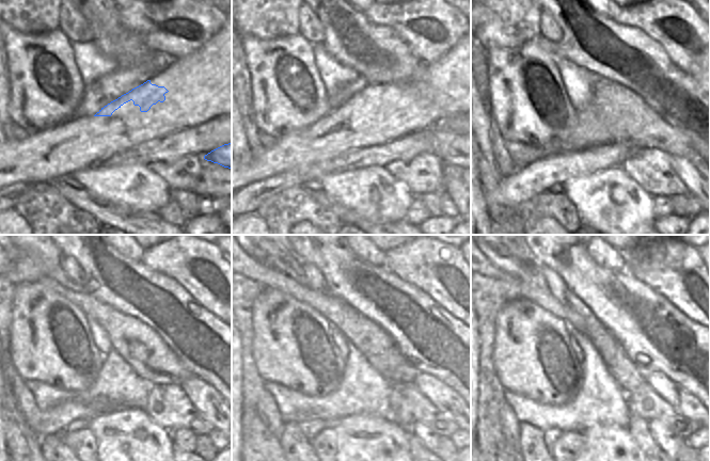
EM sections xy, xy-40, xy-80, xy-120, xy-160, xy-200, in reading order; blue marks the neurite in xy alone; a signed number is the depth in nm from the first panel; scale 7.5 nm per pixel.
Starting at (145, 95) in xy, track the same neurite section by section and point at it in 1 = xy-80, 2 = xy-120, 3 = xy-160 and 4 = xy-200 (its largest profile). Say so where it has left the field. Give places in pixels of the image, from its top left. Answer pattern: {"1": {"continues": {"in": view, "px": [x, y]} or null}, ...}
{"1": {"continues": {"in": "xy-80", "px": [672, 141]}}, "2": {"continues": {"in": "xy-120", "px": [121, 329]}}, "3": {"continues": {"in": "xy-160", "px": [359, 330]}}, "4": {"continues": {"in": "xy-200", "px": [602, 340]}}}

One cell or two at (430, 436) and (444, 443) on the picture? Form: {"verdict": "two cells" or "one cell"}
{"verdict": "two cells"}

